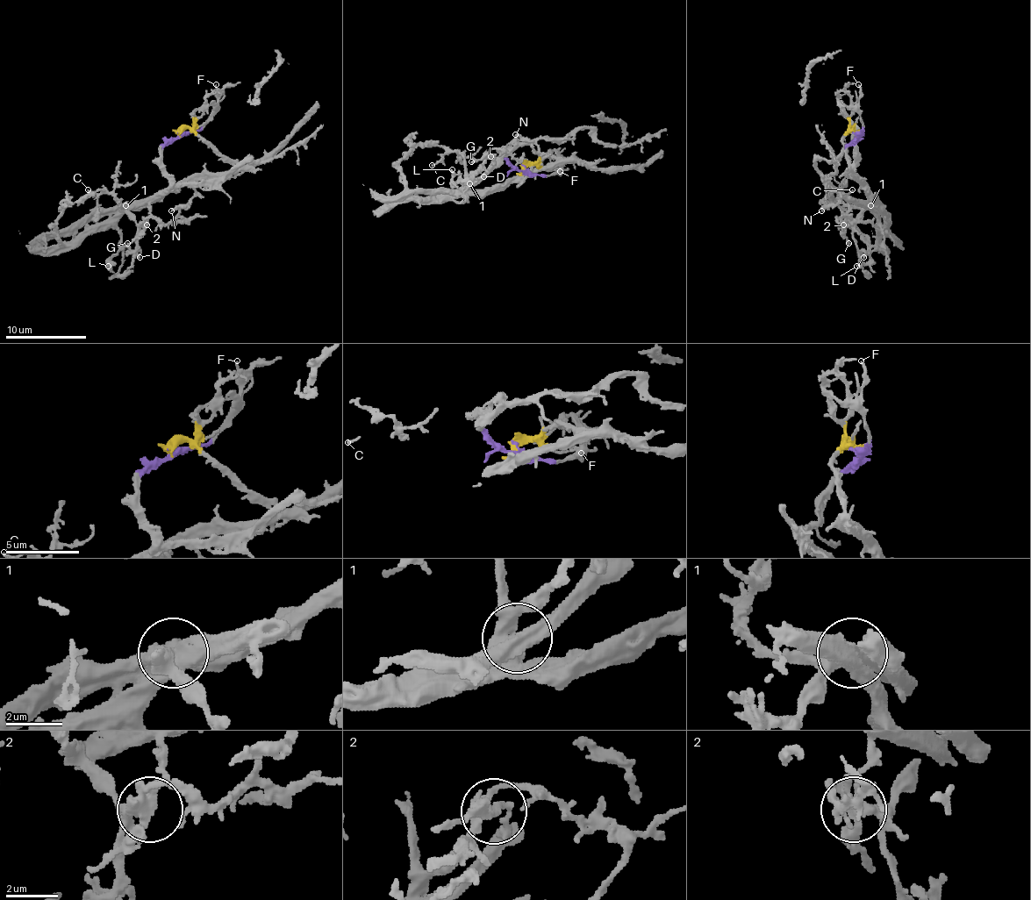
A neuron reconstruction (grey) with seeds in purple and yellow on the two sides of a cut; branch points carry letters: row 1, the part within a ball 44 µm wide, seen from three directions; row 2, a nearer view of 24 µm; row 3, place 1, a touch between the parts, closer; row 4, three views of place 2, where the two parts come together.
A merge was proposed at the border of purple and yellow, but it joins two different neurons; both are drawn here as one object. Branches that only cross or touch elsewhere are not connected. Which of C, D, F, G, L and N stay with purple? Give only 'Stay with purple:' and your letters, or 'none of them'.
Stay with purple: D, F, G, L, N

